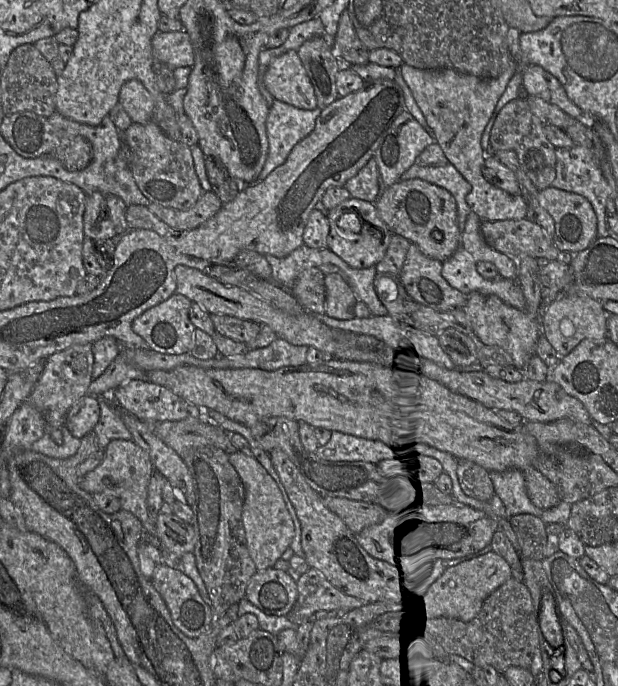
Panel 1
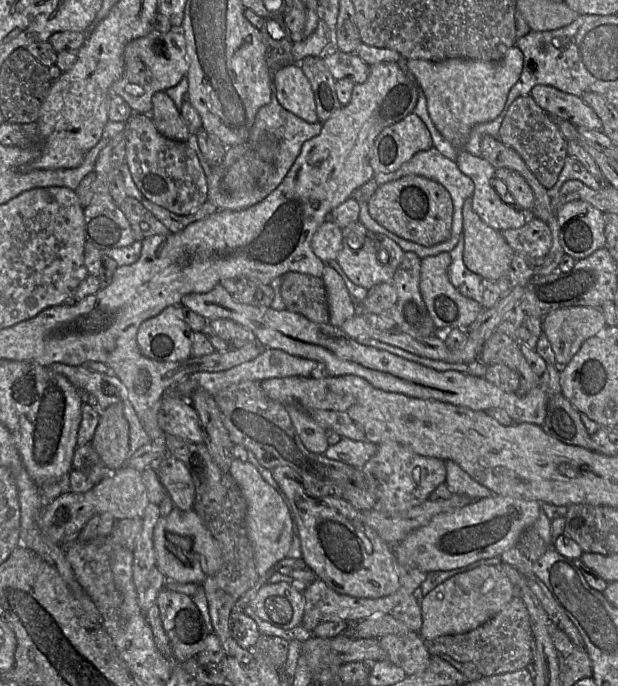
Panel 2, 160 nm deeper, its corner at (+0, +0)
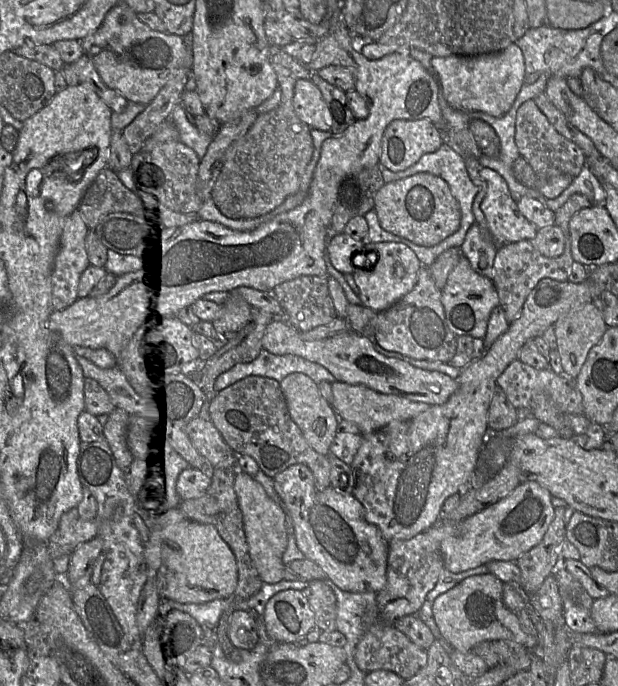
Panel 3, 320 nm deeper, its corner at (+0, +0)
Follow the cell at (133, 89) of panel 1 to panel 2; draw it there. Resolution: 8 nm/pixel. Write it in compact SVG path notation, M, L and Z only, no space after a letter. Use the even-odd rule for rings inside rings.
M153 29L148 35L130 41L124 50L124 60L123 74L113 83L111 91L121 96L134 113L147 115L152 110L152 96L177 85L186 77L189 69L186 40L180 29L167 33Z

